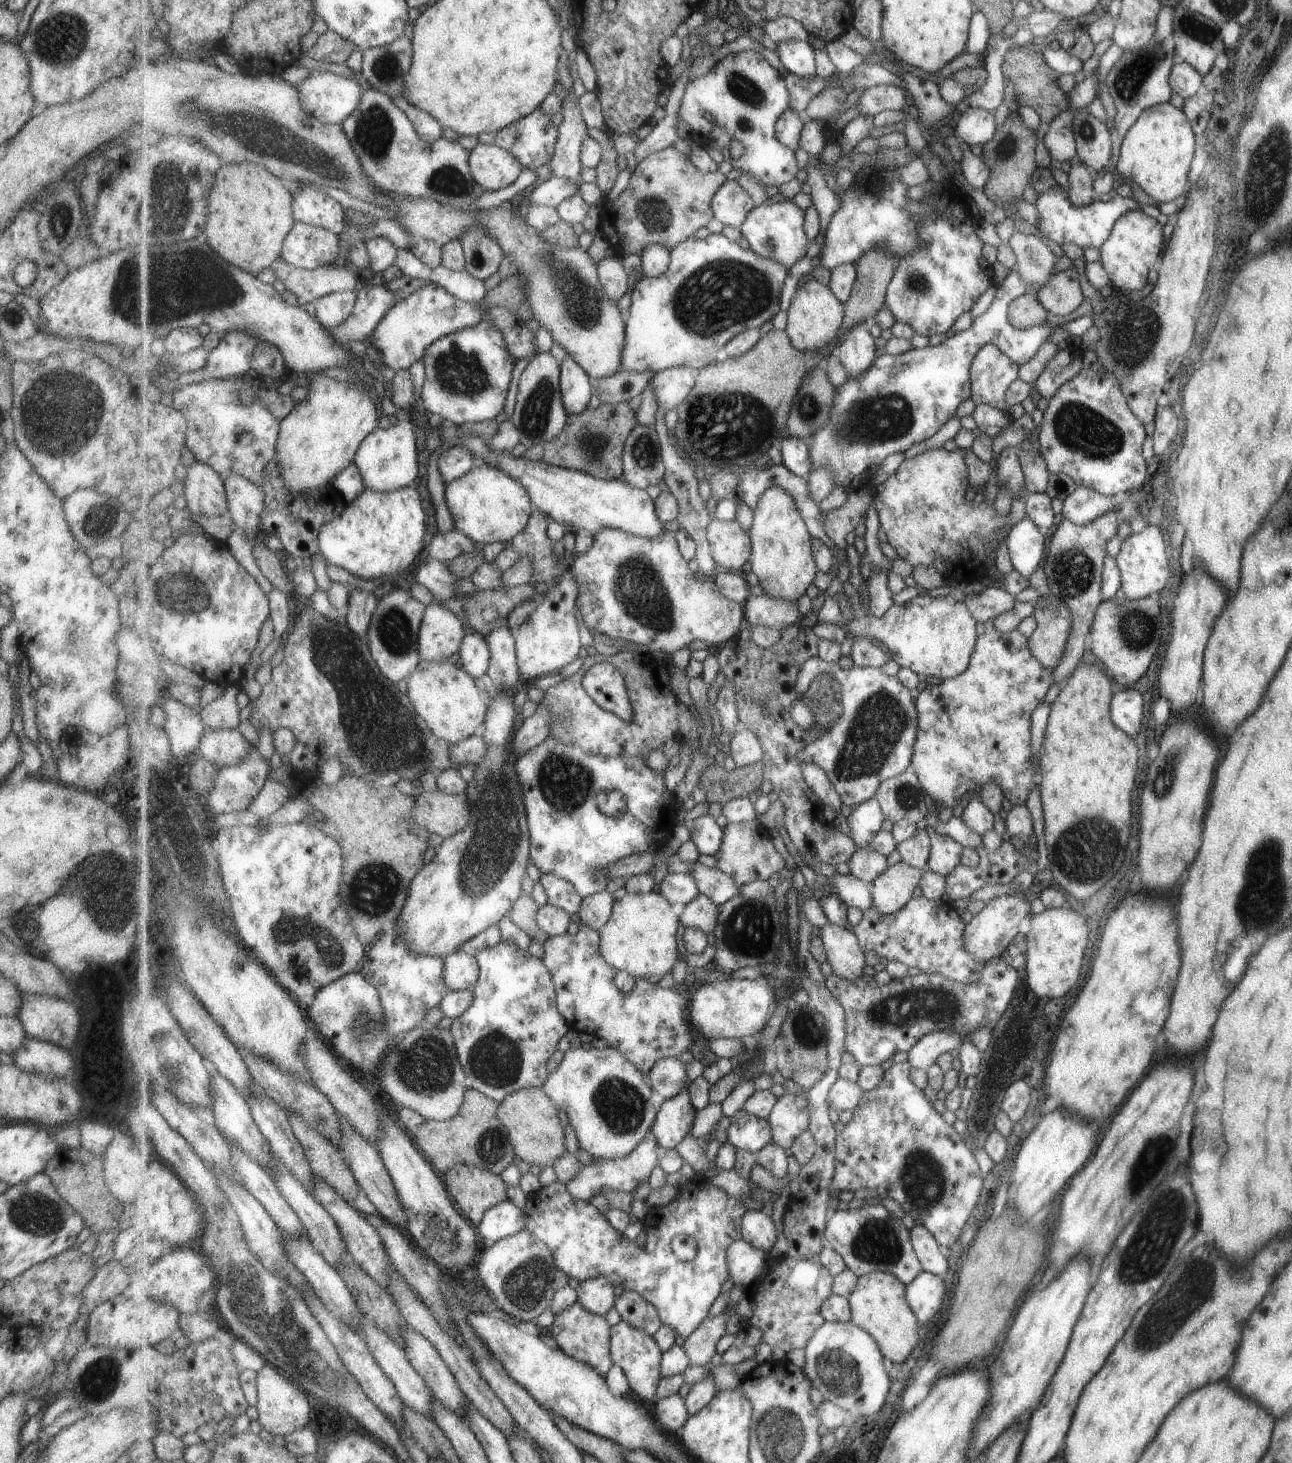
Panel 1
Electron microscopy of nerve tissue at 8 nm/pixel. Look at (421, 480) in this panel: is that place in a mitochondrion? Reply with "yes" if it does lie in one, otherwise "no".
no

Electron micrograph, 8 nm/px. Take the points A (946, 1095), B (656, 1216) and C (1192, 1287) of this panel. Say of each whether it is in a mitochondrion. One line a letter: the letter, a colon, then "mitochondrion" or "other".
A: other
B: other
C: mitochondrion

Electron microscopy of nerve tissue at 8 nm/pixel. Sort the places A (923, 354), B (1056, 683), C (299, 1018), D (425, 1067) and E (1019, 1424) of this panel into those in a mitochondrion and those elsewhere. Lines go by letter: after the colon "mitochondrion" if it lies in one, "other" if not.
A: other
B: other
C: other
D: mitochondrion
E: other

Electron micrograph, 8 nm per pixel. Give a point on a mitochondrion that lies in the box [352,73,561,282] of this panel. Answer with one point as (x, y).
(375, 132)

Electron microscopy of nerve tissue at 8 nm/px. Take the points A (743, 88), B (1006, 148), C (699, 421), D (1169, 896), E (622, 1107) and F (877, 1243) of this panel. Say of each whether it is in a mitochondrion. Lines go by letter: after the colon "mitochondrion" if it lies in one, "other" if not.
A: mitochondrion
B: mitochondrion
C: mitochondrion
D: other
E: mitochondrion
F: mitochondrion

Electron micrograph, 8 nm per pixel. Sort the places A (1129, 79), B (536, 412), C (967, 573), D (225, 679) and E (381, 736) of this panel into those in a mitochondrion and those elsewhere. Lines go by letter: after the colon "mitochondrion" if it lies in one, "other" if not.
A: mitochondrion
B: mitochondrion
C: other
D: other
E: mitochondrion

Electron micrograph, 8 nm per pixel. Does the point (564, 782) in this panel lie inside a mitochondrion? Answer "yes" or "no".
yes

